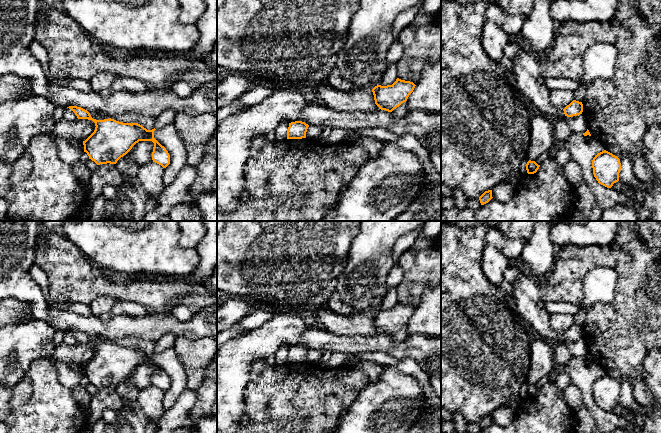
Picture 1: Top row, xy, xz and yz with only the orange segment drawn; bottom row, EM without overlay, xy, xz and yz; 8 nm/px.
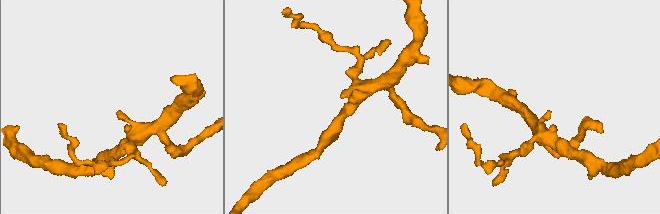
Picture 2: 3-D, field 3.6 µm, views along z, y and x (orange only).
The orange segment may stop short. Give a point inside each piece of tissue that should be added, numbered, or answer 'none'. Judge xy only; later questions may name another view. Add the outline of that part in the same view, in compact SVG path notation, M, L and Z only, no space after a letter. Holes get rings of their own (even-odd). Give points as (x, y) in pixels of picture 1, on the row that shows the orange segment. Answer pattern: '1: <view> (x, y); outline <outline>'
none

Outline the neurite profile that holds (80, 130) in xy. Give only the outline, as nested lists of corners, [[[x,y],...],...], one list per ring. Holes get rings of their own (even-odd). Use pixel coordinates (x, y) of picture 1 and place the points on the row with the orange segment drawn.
[[[64,118],[54,124],[48,136],[51,139],[64,138],[67,141],[85,141],[95,130],[95,123],[88,119],[78,119],[75,122],[66,121]]]

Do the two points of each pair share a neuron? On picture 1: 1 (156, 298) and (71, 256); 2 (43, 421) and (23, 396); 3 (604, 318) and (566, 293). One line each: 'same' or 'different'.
1: same
2: different
3: same

